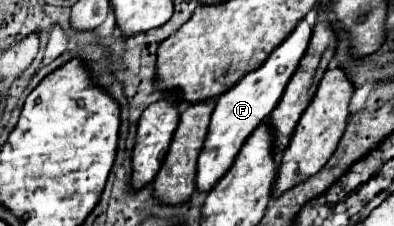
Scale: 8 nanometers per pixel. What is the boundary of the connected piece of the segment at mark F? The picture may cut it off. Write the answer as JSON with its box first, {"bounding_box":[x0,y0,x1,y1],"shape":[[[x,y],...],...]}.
{"bounding_box":[196,21,312,193],"shape":[[[300,21],[296,29],[270,53],[270,57],[264,61],[264,65],[248,75],[244,75],[230,91],[220,95],[216,99],[216,107],[212,113],[208,137],[204,141],[202,153],[198,157],[198,171],[196,171],[196,189],[202,193],[208,193],[220,179],[226,175],[226,171],[232,167],[238,151],[242,149],[244,141],[252,135],[252,131],[268,119],[272,109],[278,105],[286,83],[294,75],[306,47],[310,41],[312,29],[306,21]]]}

